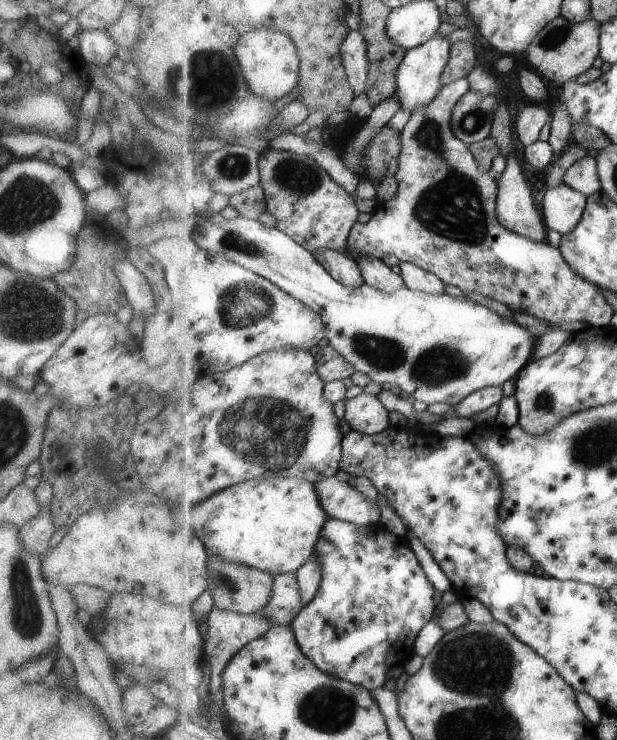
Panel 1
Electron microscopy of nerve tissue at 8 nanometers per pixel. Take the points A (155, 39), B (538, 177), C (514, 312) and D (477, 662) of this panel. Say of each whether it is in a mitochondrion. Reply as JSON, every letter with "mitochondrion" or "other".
{"A":"other","B":"other","C":"other","D":"mitochondrion"}

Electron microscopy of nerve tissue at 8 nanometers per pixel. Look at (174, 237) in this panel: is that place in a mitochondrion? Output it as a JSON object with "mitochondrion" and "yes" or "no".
{"mitochondrion":"no"}

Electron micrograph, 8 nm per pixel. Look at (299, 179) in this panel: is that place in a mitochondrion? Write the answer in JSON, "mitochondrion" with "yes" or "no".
{"mitochondrion":"yes"}

